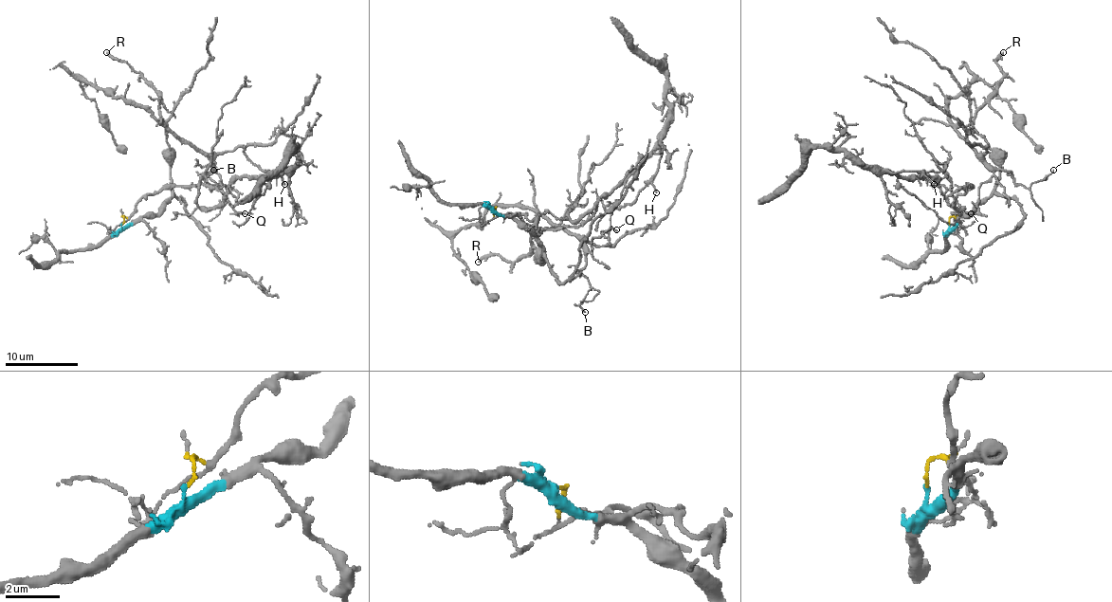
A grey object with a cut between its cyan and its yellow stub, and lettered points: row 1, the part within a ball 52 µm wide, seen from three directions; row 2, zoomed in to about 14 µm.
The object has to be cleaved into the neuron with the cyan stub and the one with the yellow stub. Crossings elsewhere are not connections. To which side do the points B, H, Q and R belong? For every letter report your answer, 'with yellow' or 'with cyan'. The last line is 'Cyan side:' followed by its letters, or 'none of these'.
B: with cyan
H: with yellow
Q: with cyan
R: with cyan
Cyan side: B, Q, R

